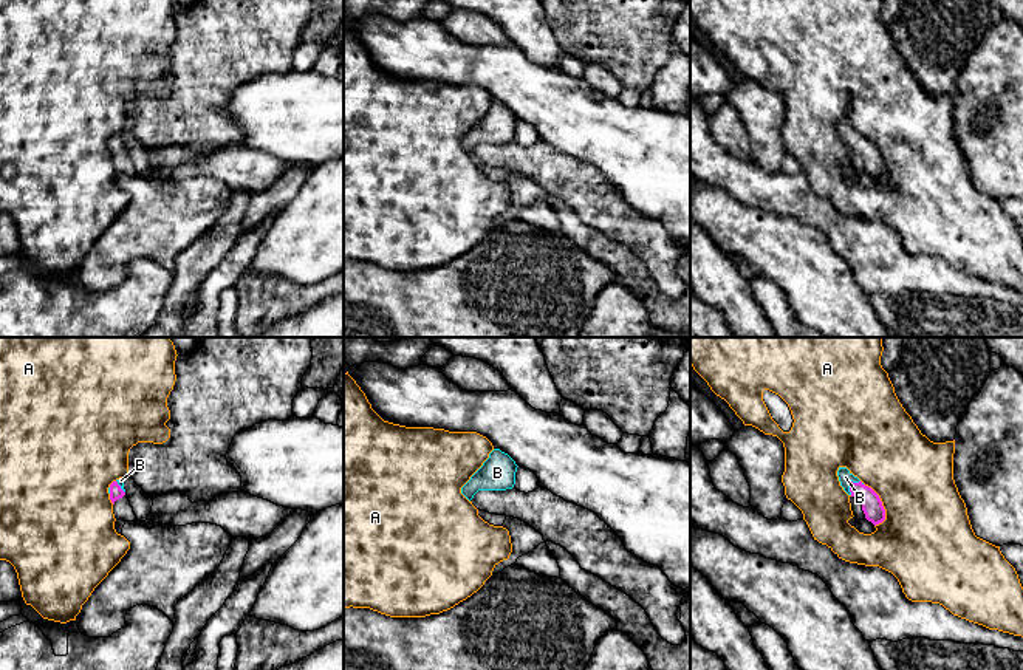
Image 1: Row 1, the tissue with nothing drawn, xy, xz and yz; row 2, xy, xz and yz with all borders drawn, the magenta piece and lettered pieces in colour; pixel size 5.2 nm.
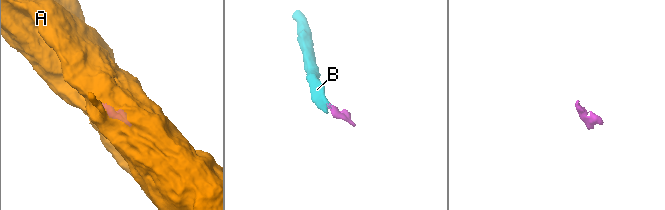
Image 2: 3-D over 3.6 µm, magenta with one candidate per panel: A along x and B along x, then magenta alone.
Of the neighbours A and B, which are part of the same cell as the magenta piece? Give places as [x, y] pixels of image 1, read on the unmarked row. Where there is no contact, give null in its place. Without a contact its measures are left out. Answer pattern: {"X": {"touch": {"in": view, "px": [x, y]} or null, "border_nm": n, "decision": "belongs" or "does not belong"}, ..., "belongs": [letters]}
{"A": {"touch": {"in": "yz", "px": [881, 157]}, "border_nm": 260, "decision": "does not belong"}, "B": {"touch": {"in": "yz", "px": [850, 136]}, "border_nm": 90, "decision": "belongs"}, "belongs": ["B"]}

